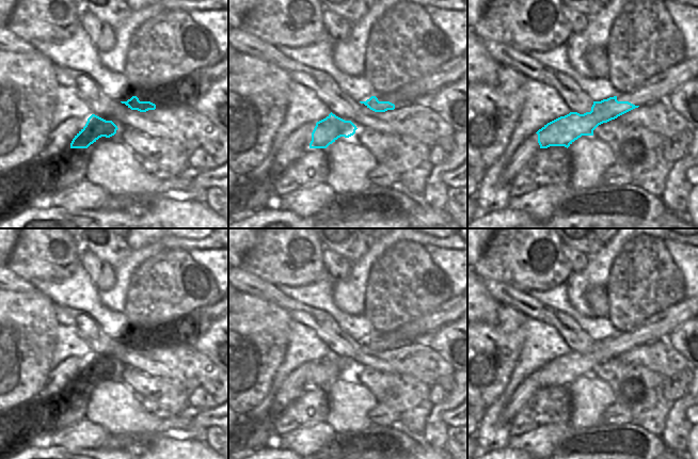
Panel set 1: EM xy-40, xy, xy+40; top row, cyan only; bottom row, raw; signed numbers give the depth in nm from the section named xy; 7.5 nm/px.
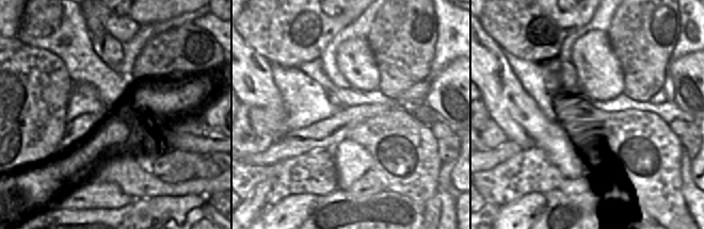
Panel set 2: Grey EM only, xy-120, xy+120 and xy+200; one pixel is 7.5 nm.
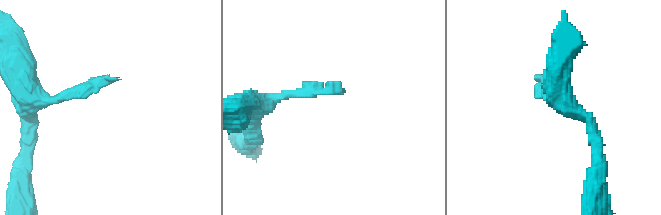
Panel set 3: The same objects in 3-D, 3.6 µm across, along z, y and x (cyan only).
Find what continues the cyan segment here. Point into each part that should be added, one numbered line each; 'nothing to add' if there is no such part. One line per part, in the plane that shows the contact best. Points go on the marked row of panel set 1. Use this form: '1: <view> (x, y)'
1: xy+40 (660, 86)

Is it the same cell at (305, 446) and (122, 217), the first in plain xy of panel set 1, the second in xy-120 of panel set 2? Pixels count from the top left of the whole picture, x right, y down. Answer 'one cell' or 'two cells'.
two cells

